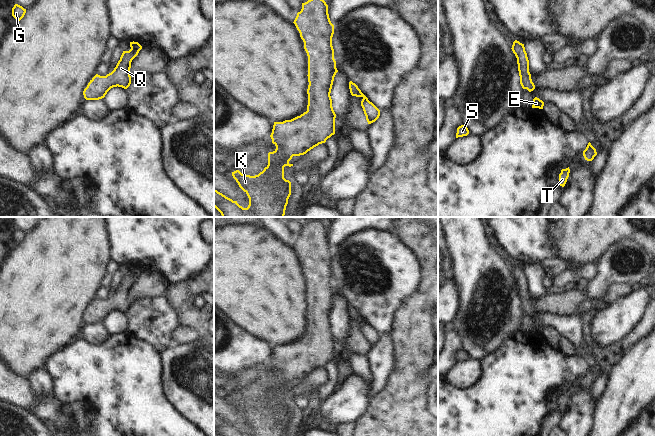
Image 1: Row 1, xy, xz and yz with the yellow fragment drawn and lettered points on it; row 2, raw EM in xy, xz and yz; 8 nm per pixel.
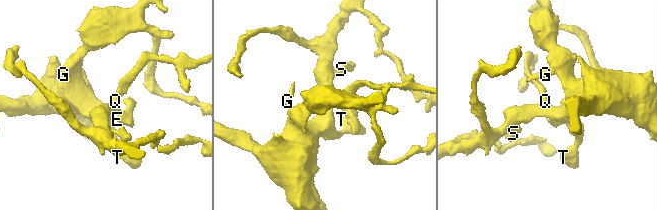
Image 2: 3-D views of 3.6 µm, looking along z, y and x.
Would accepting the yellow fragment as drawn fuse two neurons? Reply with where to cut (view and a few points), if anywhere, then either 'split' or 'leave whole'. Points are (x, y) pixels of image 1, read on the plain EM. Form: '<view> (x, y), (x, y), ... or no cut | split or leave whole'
no cut | leave whole

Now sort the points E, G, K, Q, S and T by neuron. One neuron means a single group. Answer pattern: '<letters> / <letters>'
E G K Q S T

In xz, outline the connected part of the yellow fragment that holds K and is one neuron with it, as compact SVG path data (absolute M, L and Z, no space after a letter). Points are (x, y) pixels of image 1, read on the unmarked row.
M313 221L302 227L293 247L308 280L307 335L291 344L274 346L270 361L276 373L268 377L268 389L262 396L255 400L244 399L239 394L232 396L249 422L247 432L214 413L214 431L219 436L285 436L291 406L284 402L284 391L293 390L289 387L293 380L306 378L335 358L336 338L330 317L338 294L328 229L323 223Z

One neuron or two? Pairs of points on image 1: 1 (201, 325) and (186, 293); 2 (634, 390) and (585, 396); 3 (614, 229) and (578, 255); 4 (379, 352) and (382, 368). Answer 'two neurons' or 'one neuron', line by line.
1: one neuron
2: two neurons
3: one neuron
4: one neuron

